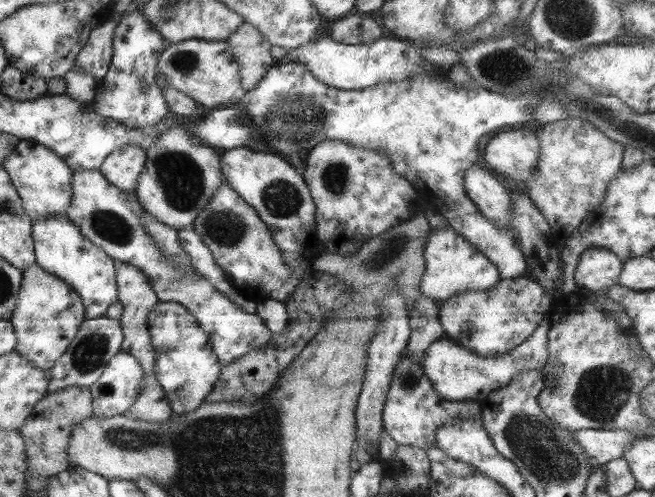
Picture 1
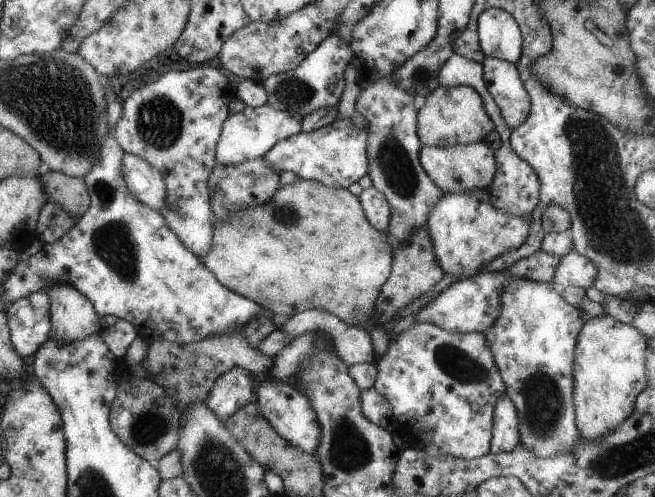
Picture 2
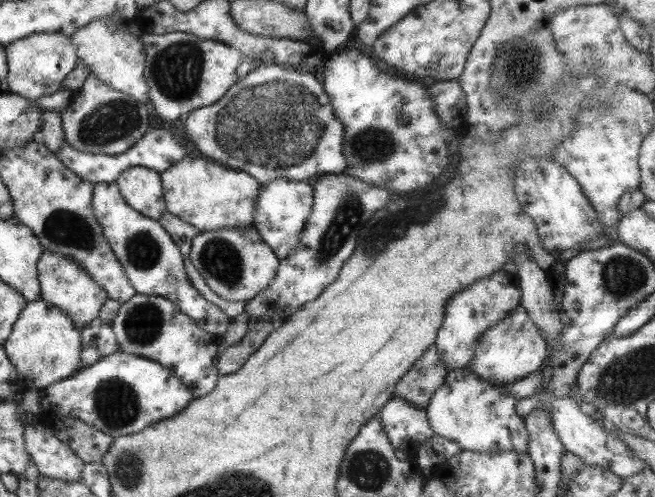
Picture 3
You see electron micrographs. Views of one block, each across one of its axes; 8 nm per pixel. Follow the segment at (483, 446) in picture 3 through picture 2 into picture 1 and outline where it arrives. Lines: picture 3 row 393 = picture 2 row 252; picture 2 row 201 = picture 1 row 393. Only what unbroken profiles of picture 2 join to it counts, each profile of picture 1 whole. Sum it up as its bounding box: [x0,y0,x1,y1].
[422,316,549,401]

